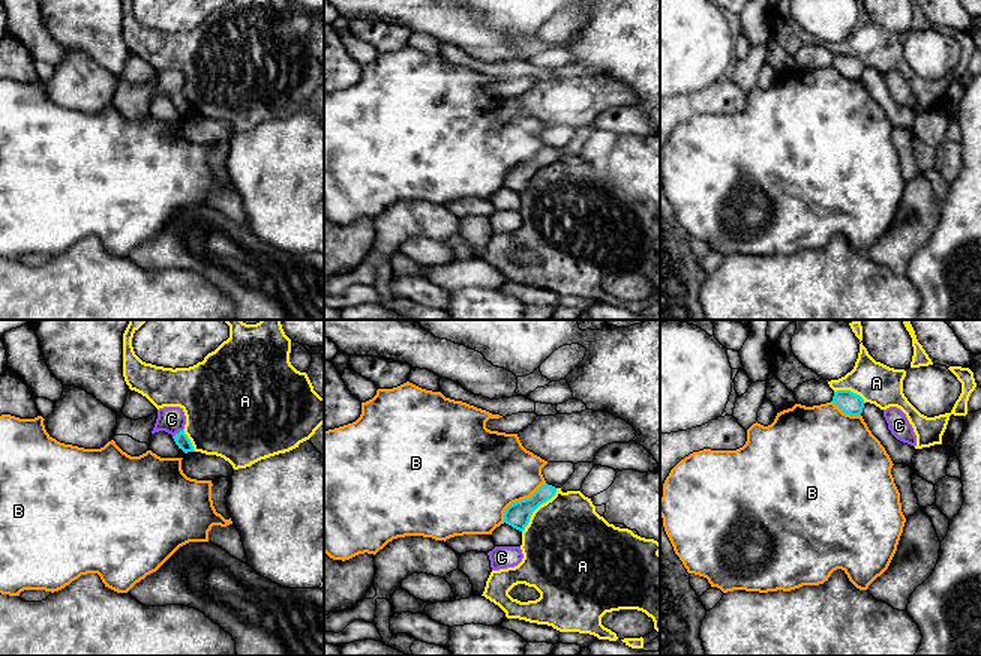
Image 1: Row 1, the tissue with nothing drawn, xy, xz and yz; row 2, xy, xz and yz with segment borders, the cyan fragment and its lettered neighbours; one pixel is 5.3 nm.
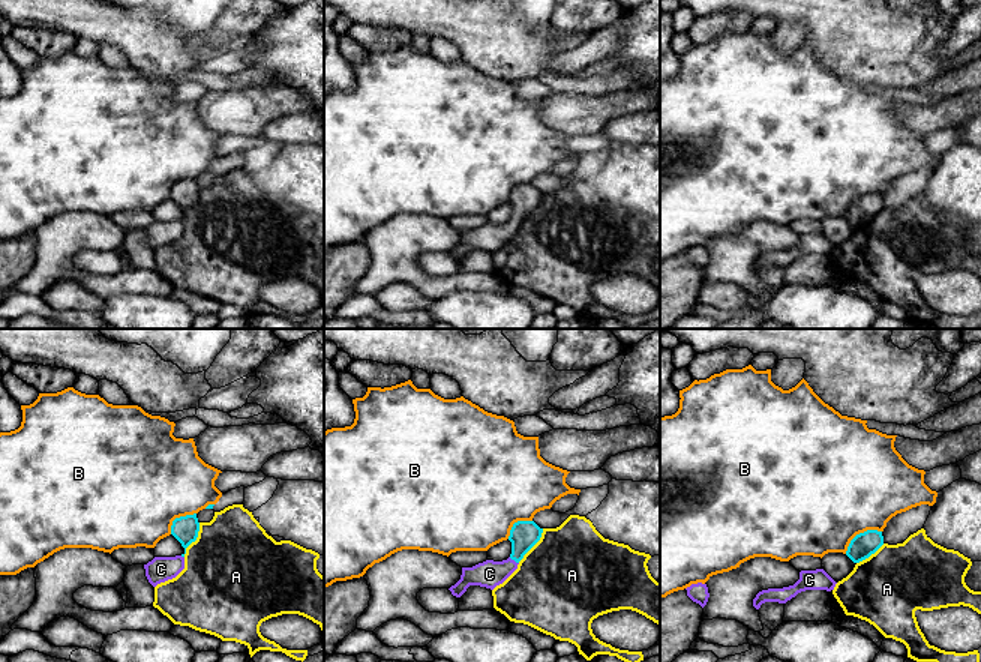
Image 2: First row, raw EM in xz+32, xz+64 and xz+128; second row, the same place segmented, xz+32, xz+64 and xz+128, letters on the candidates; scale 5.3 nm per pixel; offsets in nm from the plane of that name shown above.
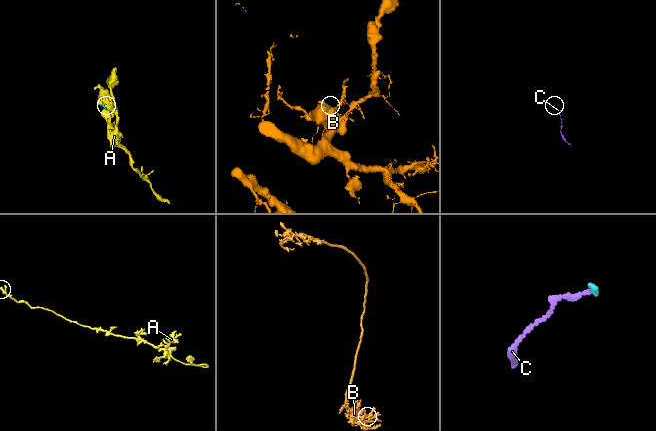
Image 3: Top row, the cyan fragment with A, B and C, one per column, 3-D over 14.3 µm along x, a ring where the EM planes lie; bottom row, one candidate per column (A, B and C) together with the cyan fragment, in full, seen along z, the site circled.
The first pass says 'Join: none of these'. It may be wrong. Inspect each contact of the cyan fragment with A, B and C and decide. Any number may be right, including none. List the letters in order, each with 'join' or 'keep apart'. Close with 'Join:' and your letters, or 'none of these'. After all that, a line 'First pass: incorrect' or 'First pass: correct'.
A: keep apart
B: keep apart
C: join
Join: C
First pass: incorrect

